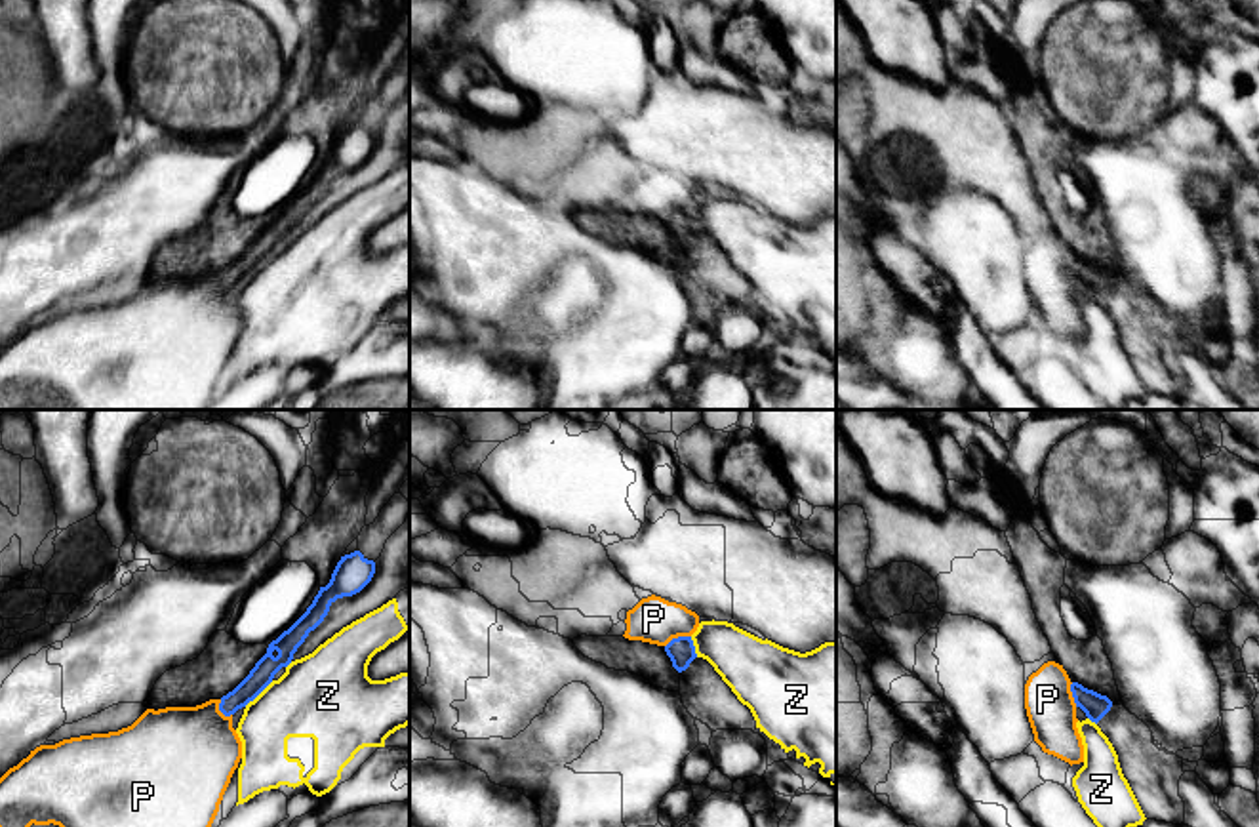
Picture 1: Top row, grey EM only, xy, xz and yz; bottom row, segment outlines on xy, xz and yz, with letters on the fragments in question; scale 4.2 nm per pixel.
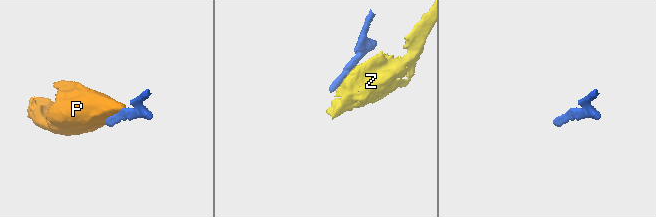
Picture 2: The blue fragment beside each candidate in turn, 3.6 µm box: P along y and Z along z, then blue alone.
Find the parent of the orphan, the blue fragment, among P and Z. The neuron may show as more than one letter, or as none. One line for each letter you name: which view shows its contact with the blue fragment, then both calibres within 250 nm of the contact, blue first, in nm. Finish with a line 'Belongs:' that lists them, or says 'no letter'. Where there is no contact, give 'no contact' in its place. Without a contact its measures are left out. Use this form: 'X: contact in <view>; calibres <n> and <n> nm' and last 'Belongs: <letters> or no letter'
P: contact in xz; calibres 120 and 200 nm
Belongs: P

